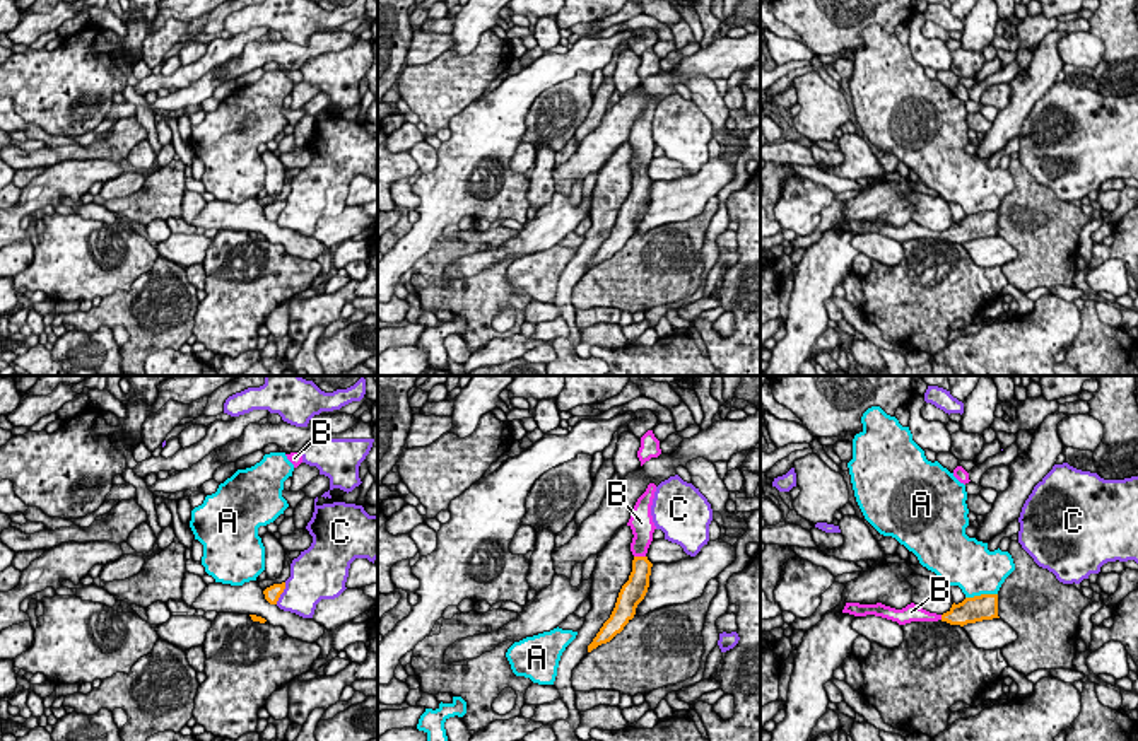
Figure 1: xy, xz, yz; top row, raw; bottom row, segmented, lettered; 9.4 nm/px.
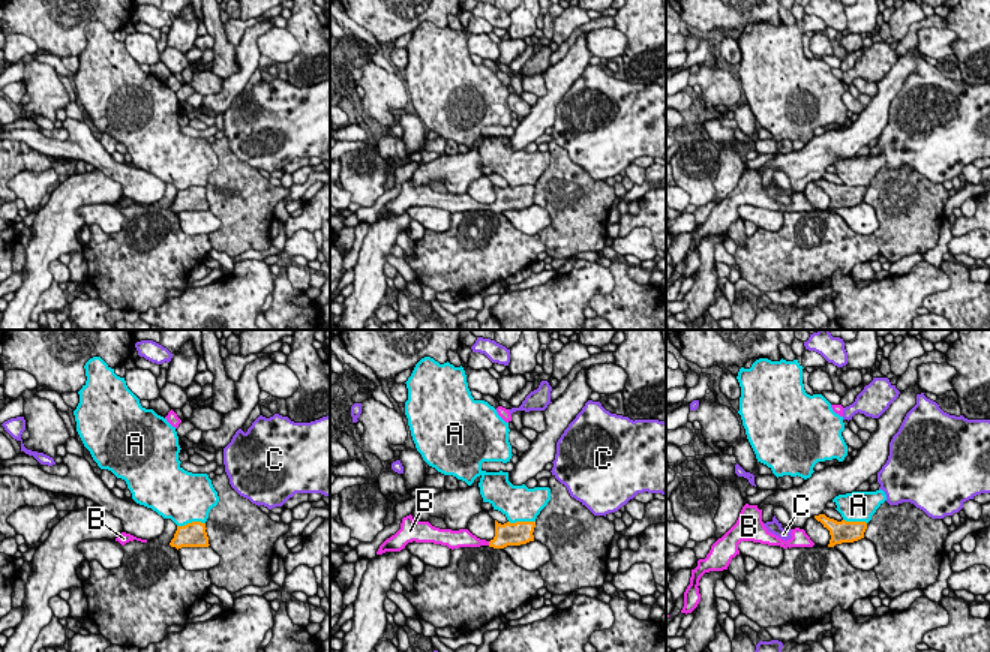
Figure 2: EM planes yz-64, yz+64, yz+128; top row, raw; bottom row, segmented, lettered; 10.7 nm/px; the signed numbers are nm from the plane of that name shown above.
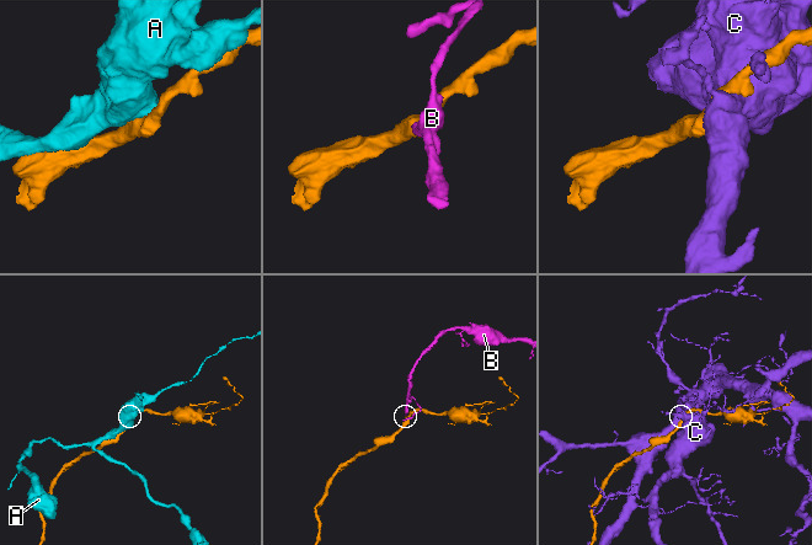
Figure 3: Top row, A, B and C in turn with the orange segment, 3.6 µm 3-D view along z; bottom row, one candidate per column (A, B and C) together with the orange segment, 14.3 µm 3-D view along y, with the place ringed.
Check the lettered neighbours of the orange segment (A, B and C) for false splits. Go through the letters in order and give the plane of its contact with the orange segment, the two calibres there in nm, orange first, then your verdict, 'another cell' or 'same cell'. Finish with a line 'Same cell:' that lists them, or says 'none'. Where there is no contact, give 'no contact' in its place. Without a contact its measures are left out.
A: yz | 240/460 nm | another cell
B: xz | 200/190 nm | same cell
C: xy | 140/380 nm | another cell
Same cell: B

